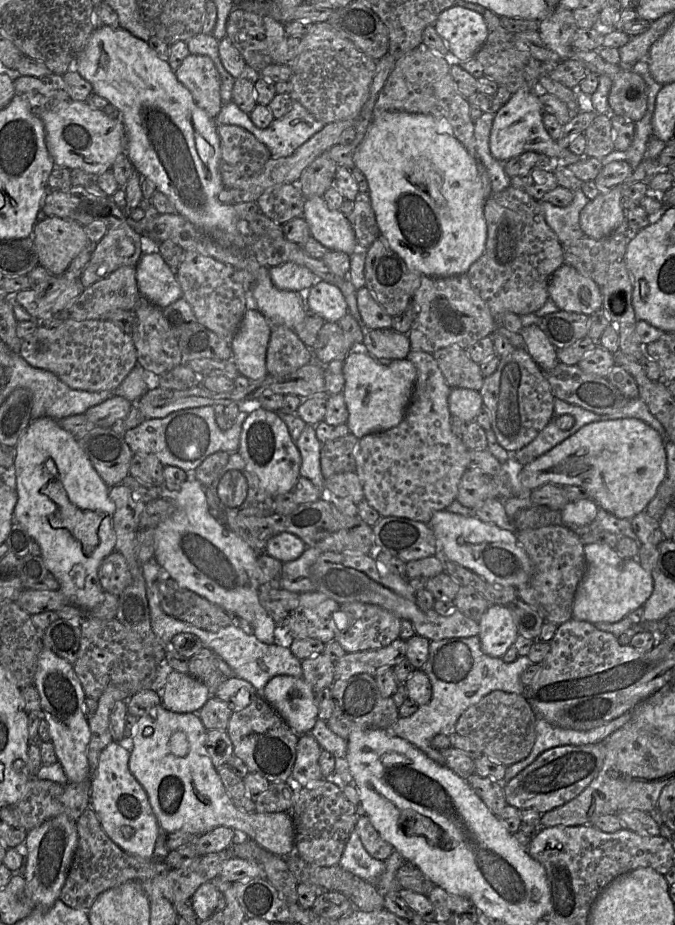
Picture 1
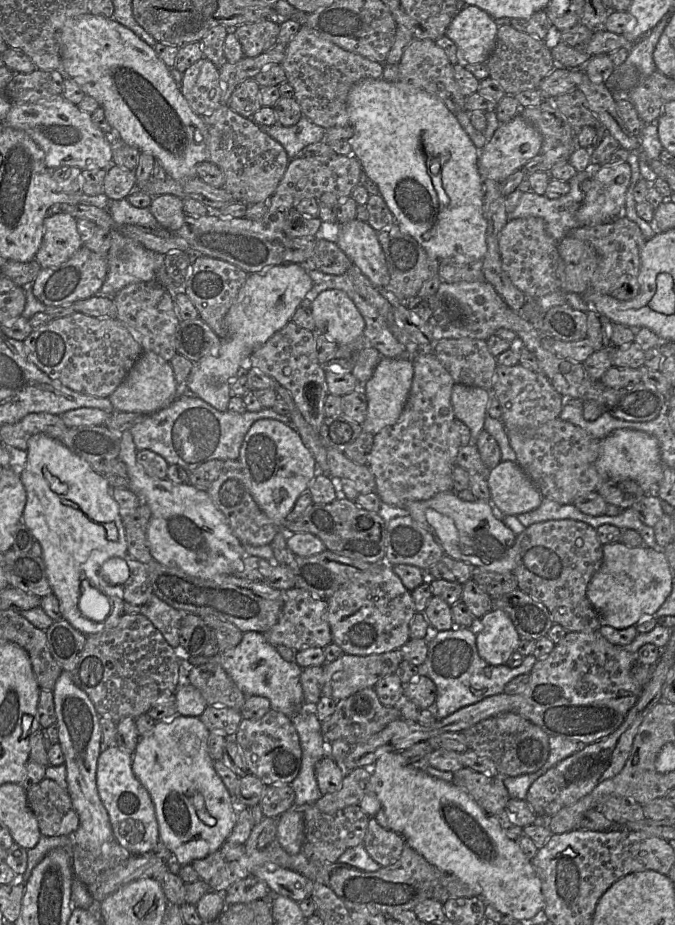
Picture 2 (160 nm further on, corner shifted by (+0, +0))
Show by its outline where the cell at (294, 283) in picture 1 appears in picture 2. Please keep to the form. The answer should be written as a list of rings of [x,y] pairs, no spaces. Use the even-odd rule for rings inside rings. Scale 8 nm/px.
[[[296,263],[273,265],[248,274],[246,282],[225,317],[227,337],[220,341],[214,353],[193,362],[188,389],[217,410],[227,411],[233,379],[243,372],[253,351],[291,320],[311,287],[312,279],[307,270]]]

